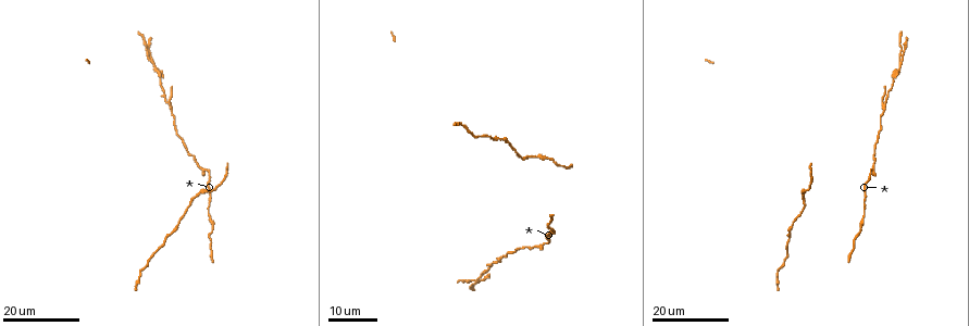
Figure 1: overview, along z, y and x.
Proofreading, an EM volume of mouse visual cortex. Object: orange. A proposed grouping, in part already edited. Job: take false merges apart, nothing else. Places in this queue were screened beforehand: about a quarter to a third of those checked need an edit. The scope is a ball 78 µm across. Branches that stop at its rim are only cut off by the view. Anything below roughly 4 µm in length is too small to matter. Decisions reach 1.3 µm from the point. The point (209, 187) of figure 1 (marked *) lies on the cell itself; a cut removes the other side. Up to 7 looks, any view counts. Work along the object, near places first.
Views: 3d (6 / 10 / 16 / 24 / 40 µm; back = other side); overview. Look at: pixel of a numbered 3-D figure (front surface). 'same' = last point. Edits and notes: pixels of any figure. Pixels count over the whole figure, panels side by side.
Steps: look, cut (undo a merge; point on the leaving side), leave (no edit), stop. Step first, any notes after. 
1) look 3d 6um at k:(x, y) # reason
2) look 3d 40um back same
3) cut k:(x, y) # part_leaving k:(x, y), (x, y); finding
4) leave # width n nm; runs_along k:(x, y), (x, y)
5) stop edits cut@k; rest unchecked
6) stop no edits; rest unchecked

look 3d 16um at 1:(172, 105) # side arm on a straight run

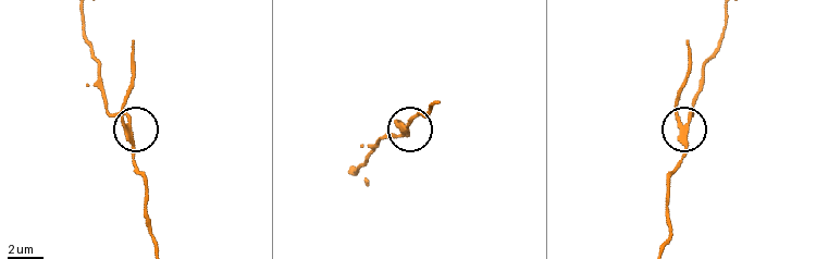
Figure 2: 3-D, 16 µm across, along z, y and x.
look 3d 10um at 2:(125, 123)

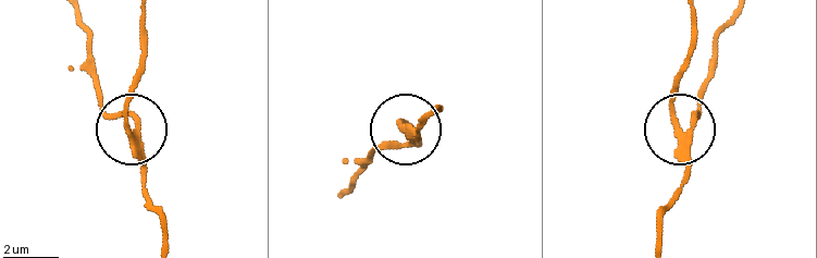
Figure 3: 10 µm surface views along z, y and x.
look 3d 6um at 3:(686, 132) # closer look

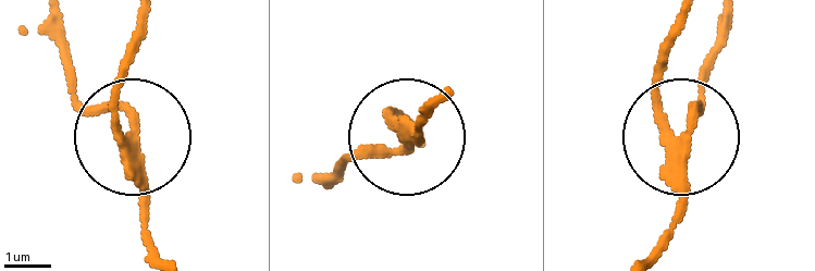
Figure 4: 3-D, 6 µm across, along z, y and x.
cut 4:(109, 102) # side_arm 26 um; part_leaving 4:(135, 155), (112, 100), (135, 17); a second cell is stuck on

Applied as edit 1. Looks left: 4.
look 3d 24um at 1:(870, 169) # thick turns thin

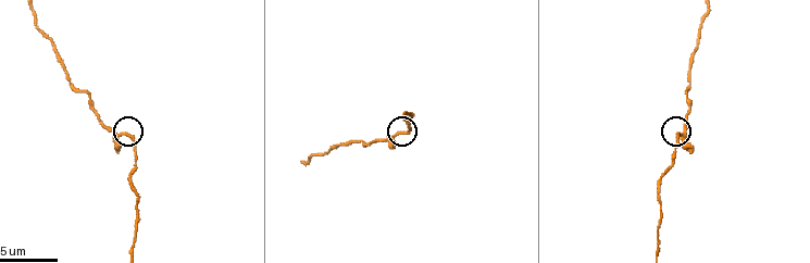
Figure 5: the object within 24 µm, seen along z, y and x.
look 3d 10um at 5:(127, 135)

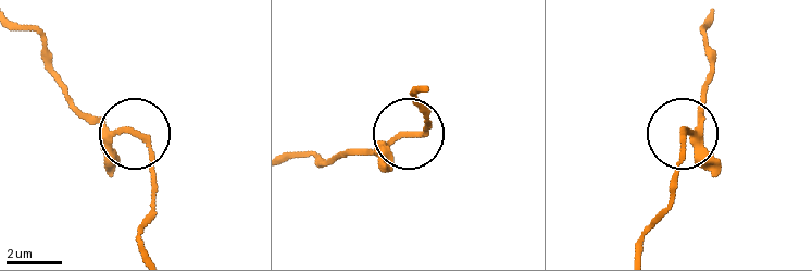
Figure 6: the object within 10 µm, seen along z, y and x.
leave # width 190 nm; runs_along 6:(423, 86), (423, 134), (350, 152); continuous, no second cell

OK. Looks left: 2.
look 3d 24um at 1:(152, 64) # three arms meet

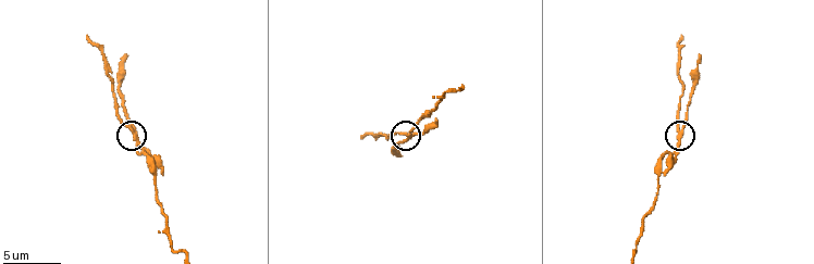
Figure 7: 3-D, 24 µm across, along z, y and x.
look 3d 10um at 7:(135, 131)

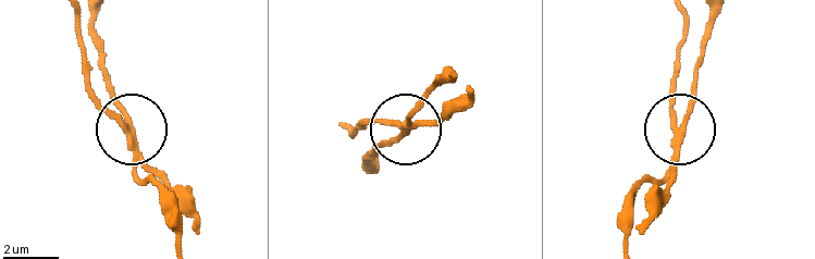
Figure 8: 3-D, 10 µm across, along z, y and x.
cut 8:(433, 124) # width 210 nm; part_leaving 8:(680, 147), (663, 200), (644, 221); a second cell is stuck on

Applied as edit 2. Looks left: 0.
stop edits cut@4, cut@8; rest unchecked

